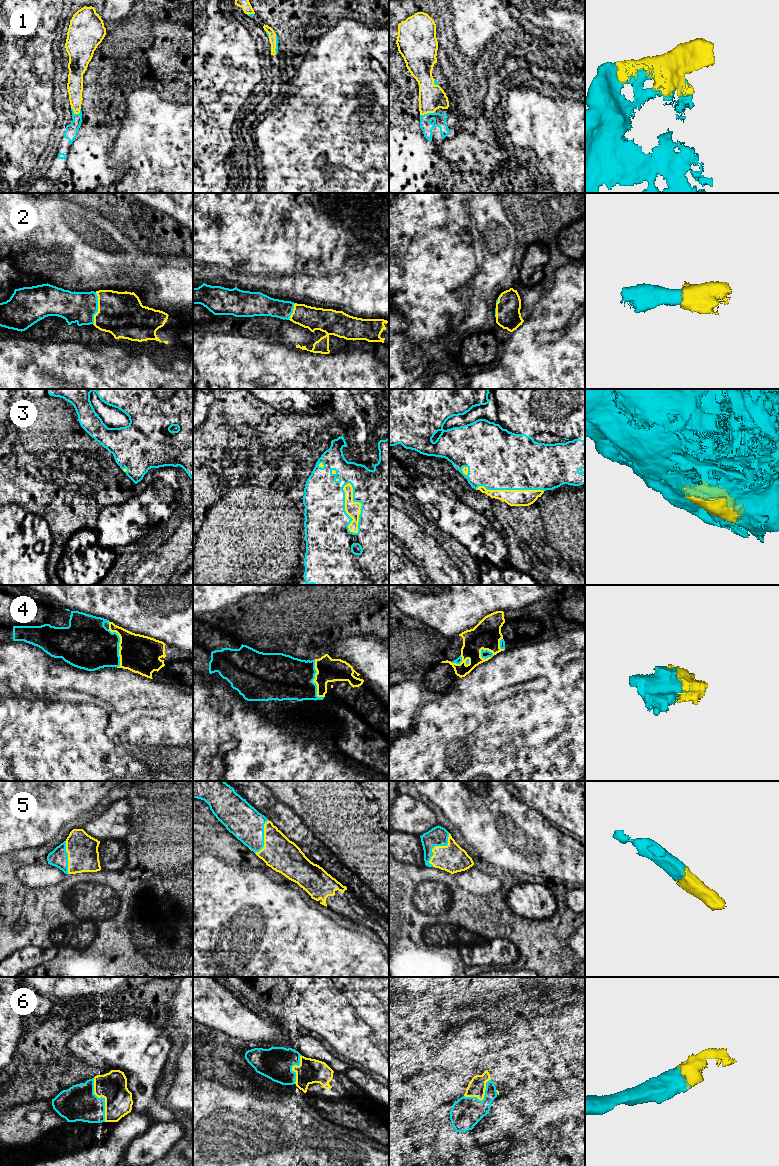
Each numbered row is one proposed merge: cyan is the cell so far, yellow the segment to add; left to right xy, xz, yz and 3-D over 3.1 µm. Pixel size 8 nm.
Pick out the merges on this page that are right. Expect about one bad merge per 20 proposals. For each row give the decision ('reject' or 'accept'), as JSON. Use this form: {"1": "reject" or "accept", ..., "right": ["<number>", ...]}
{"1": "accept", "2": "accept", "3": "accept", "4": "accept", "5": "accept", "6": "accept", "right": ["1", "2", "3", "4", "5", "6"]}

